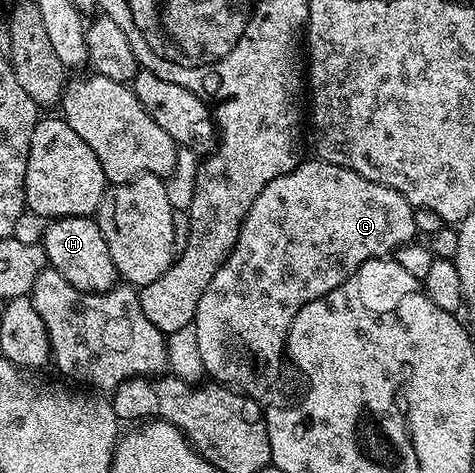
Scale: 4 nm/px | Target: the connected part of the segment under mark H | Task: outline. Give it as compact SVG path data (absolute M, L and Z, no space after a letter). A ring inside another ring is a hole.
M87 215L63 217L52 220L46 227L49 228L45 231L43 246L48 266L67 277L67 281L71 281L75 289L103 293L118 286L115 261L111 261L111 249L107 249L107 241L103 241L101 224L96 218Z

